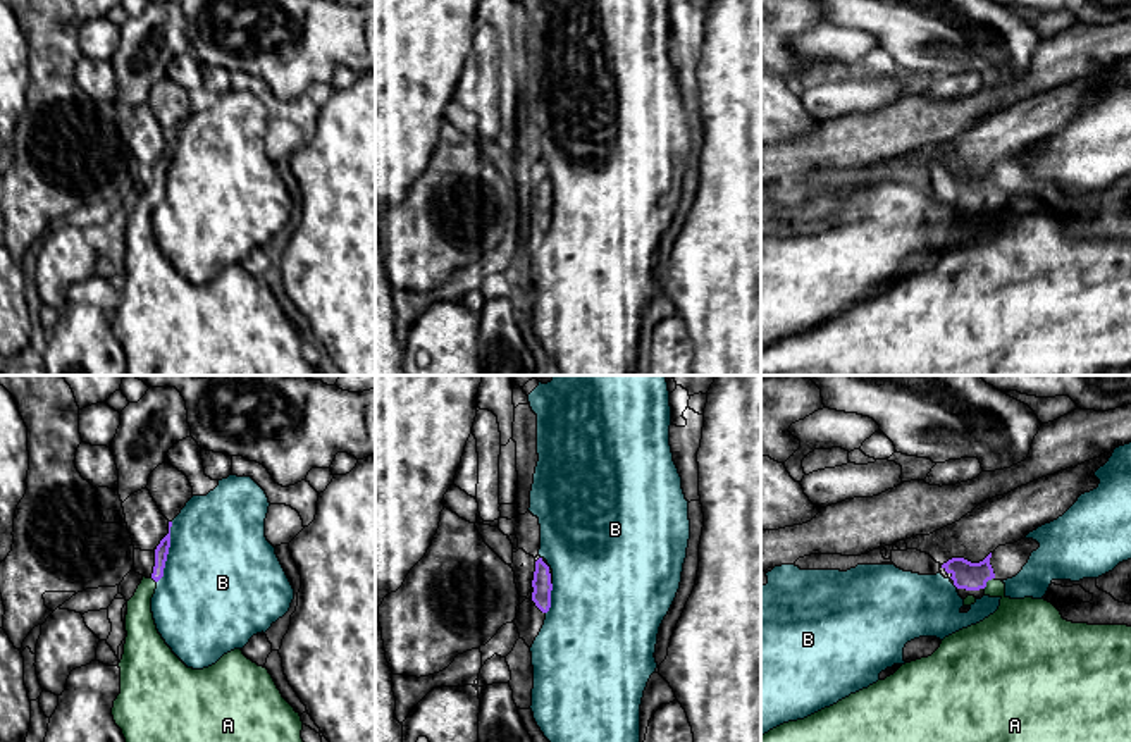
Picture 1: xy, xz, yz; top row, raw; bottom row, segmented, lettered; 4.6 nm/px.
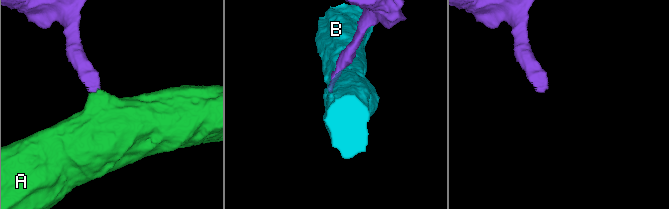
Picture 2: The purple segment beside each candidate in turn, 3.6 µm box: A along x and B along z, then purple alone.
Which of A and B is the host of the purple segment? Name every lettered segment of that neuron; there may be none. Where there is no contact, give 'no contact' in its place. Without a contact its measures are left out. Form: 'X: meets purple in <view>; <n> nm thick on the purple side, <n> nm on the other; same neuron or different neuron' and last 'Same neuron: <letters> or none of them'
A: meets purple in yz; 130 nm thick on the purple side, 240 nm on the other; same neuron
B: meets purple in xy; 60 nm thick on the purple side, 500 nm on the other; different neuron
Same neuron: A

